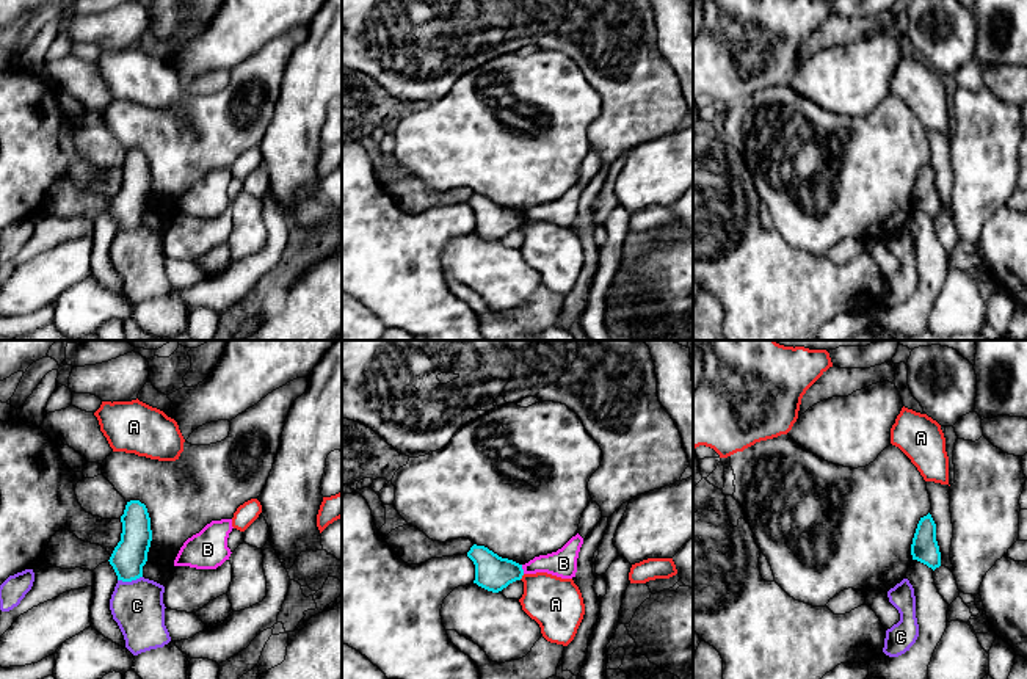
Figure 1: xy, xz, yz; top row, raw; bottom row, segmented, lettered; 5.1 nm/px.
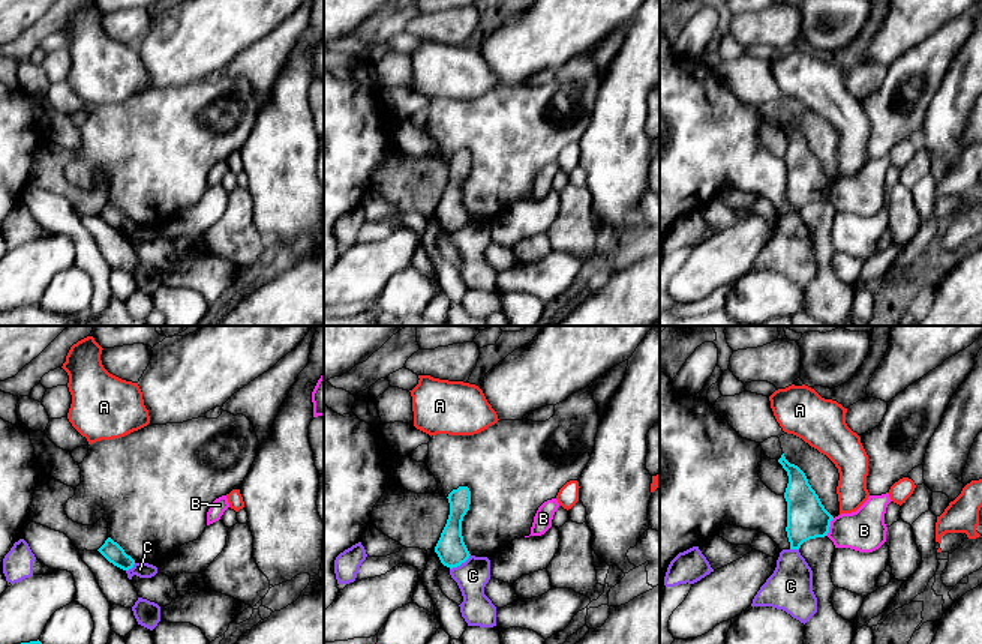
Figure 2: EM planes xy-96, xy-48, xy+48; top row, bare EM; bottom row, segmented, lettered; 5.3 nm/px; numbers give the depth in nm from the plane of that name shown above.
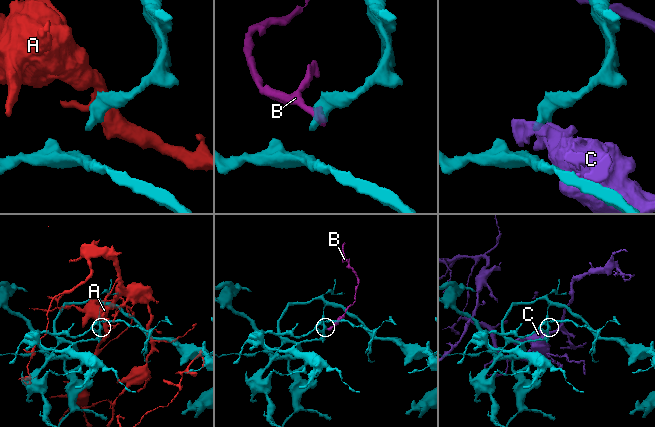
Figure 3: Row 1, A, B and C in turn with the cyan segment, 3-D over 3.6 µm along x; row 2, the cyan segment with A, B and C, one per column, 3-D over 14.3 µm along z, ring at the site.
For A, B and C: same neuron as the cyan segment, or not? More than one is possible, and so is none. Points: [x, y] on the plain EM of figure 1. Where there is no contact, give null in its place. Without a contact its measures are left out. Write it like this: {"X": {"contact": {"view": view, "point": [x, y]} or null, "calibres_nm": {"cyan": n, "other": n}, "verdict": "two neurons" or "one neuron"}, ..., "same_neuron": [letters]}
{"A": {"contact": {"view": "xz", "point": [521, 226]}, "calibres_nm": {"cyan": 190, "other": 280}, "verdict": "two neurons"}, "B": {"contact": {"view": "xz", "point": [522, 218]}, "calibres_nm": {"cyan": 190, "other": 140}, "verdict": "two neurons"}, "C": {"contact": {"view": "xy", "point": [129, 229]}, "calibres_nm": {"cyan": 170, "other": 260}, "verdict": "two neurons"}, "same_neuron": []}

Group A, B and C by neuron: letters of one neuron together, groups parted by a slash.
A / B / C

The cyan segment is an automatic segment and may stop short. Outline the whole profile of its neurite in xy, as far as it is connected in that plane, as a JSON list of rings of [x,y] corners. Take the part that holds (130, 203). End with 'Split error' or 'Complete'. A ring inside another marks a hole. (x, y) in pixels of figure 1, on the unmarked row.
[[[140,149],[127,151],[121,171],[121,190],[108,210],[118,229],[132,231],[143,226],[143,215],[147,210],[152,190],[151,166],[146,154]]]. Complete

